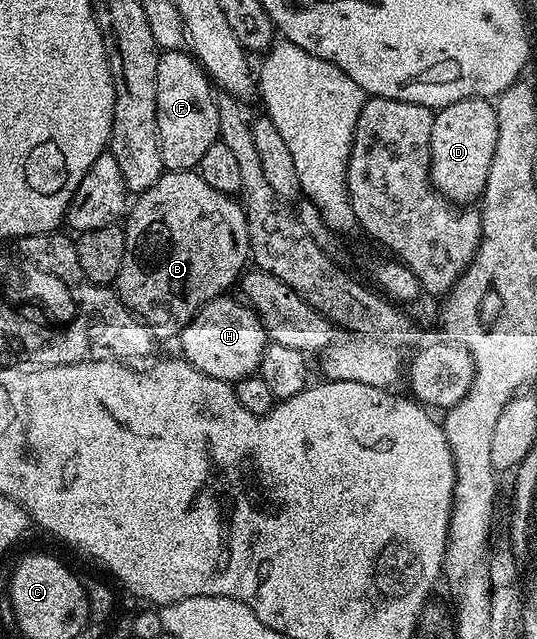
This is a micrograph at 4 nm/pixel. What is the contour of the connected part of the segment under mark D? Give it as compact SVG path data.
M468 98L440 107L433 116L429 149L429 178L436 190L449 202L476 203L485 192L491 156L495 156L495 140L499 140L499 124L490 99Z

